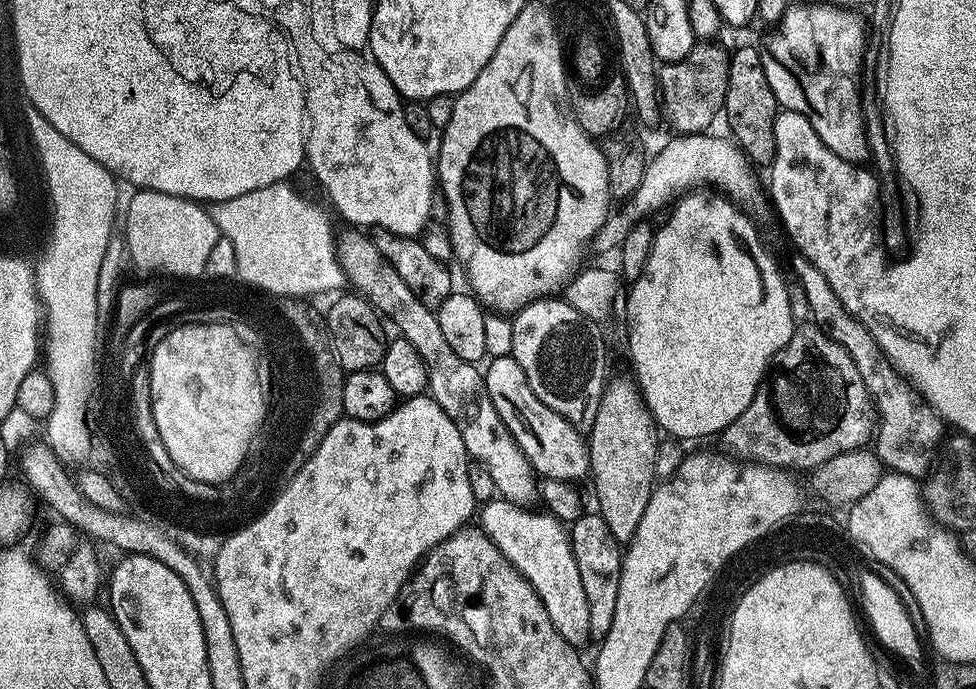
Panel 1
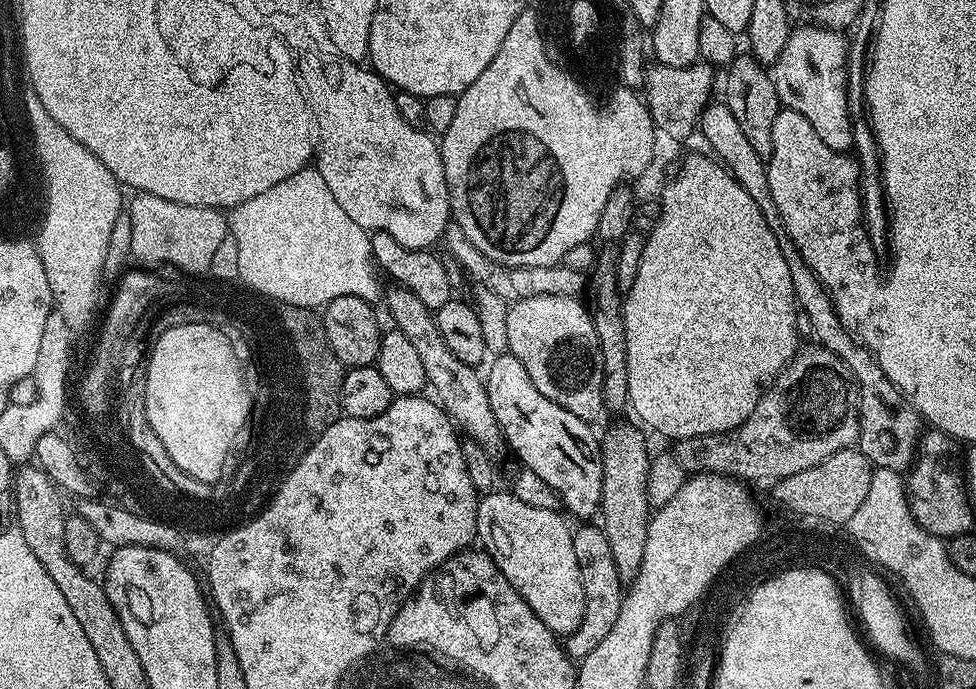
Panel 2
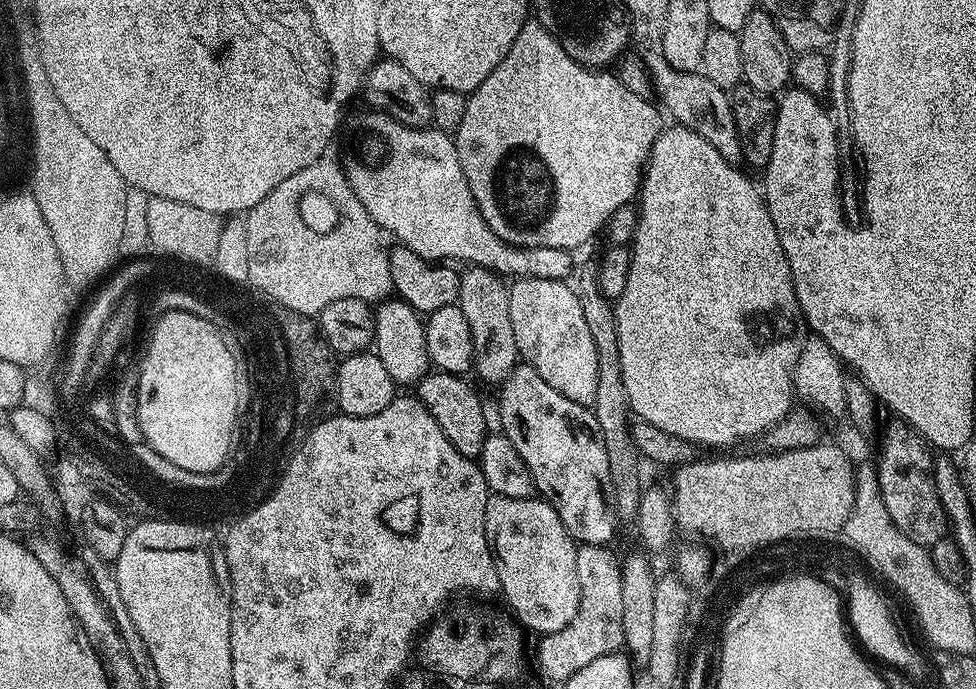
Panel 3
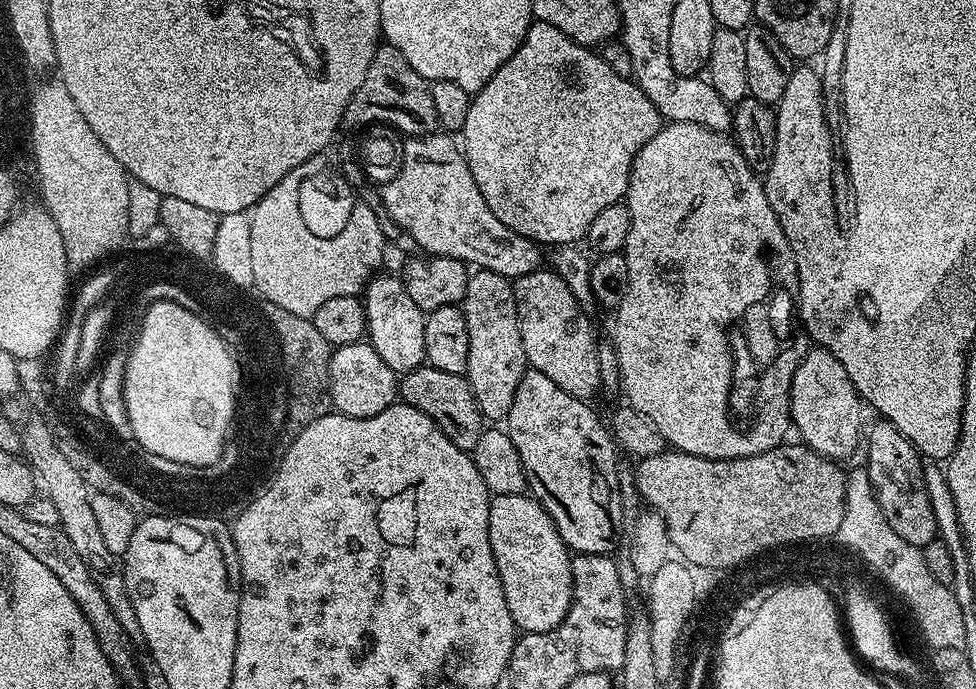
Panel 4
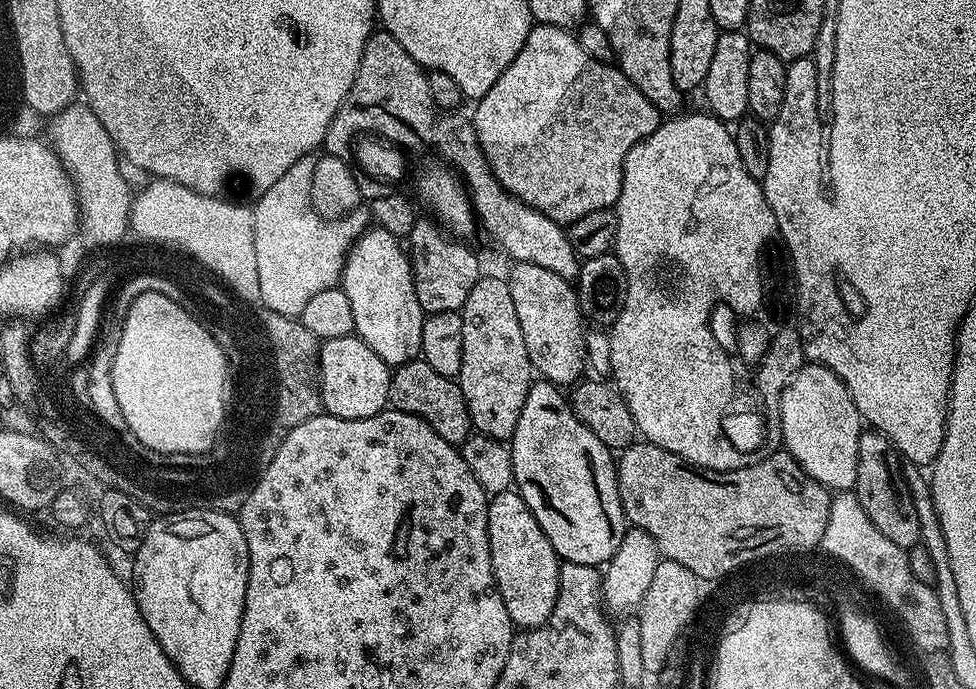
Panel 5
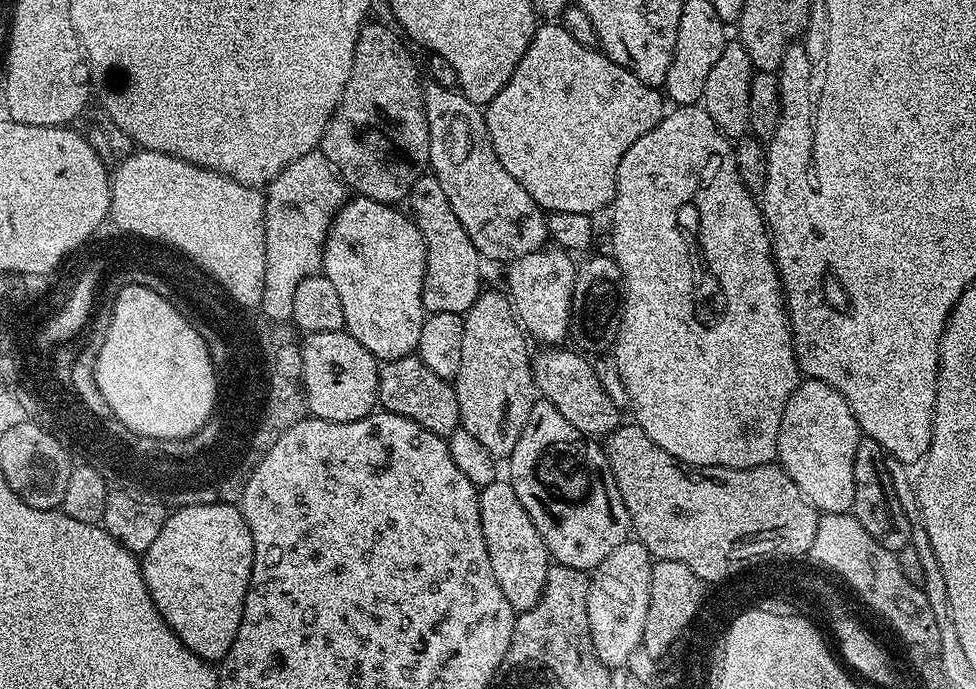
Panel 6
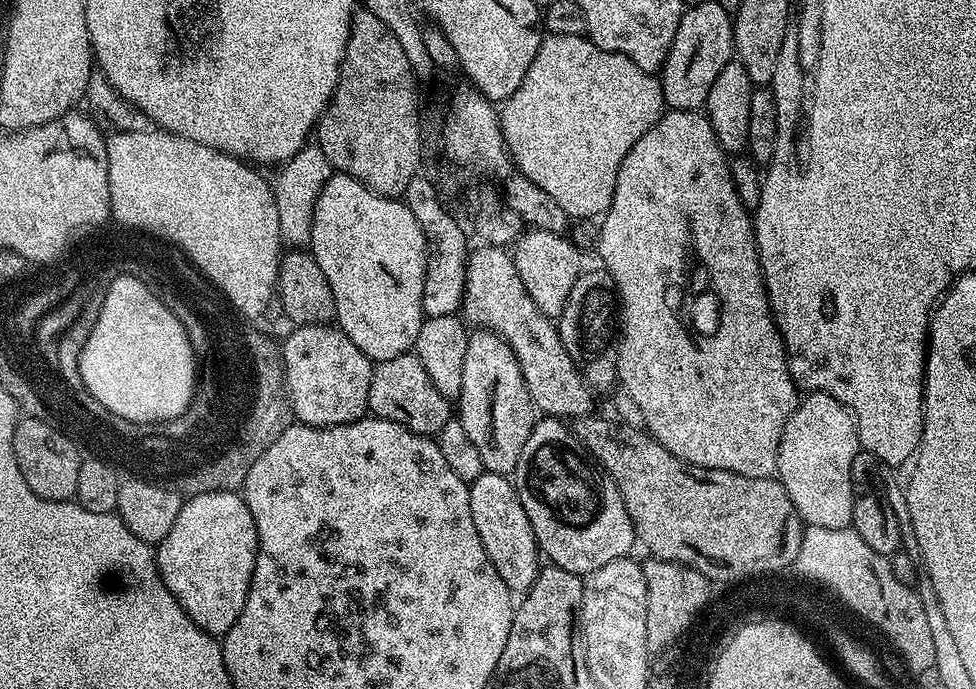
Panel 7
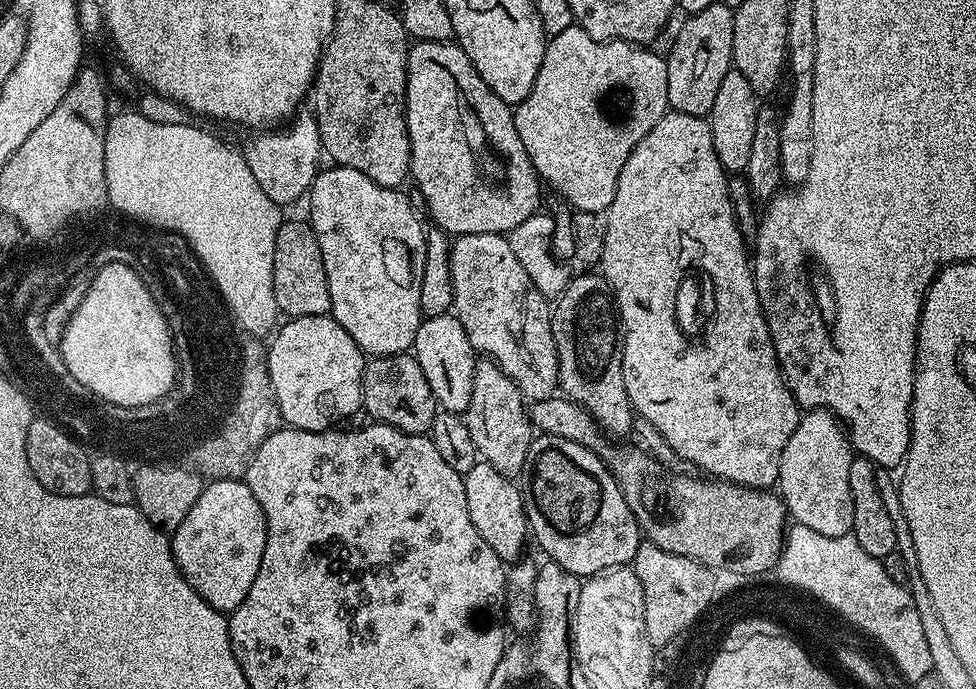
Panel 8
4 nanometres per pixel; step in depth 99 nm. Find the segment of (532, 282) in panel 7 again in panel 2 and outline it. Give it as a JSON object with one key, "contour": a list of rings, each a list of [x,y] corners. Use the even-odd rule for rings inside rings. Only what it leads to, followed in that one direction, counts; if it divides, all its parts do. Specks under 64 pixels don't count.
{"contour":[[[538,294],[515,301],[506,318],[506,338],[507,351],[526,366],[530,382],[534,382],[550,402],[558,402],[558,406],[570,410],[574,418],[589,422],[596,422],[600,415],[605,415],[602,350],[598,350],[598,334],[594,334],[594,322],[583,299]]]}

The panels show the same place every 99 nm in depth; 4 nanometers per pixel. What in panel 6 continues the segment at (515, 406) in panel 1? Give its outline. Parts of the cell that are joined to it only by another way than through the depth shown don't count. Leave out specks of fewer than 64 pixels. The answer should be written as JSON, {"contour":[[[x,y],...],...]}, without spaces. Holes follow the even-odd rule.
{"contour":[[[543,398],[537,399],[526,419],[525,428],[514,446],[507,461],[510,482],[518,502],[526,506],[526,514],[538,526],[538,534],[548,547],[548,555],[557,564],[574,566],[585,570],[598,567],[615,547],[621,546],[630,536],[628,511],[618,494],[614,474],[608,465],[608,458],[603,447],[595,439],[585,437],[554,410],[554,406]]]}

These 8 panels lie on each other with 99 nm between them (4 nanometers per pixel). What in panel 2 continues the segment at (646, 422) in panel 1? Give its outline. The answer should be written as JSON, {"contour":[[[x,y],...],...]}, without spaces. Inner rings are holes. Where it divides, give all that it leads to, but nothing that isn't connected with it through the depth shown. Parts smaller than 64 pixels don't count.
{"contour":[[[635,423],[632,424],[620,424],[617,428],[610,429],[600,440],[604,477],[598,516],[599,519],[604,519],[602,527],[606,534],[606,542],[610,542],[610,554],[614,554],[614,566],[618,566],[618,574],[624,582],[631,582],[642,566],[642,550],[646,544],[646,530],[650,519],[650,505],[647,498],[650,452],[644,449],[645,433]]]}

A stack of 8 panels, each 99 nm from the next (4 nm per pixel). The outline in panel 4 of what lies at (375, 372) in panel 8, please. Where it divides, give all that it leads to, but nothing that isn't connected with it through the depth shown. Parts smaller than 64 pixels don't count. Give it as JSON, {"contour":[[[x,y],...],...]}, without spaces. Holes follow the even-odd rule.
{"contour":[[[421,366],[399,377],[398,396],[403,403],[422,410],[422,414],[430,417],[447,434],[450,442],[454,442],[454,446],[466,453],[471,453],[472,448],[478,446],[478,438],[484,433],[486,420],[464,376],[446,374],[446,370],[431,366]]]}

